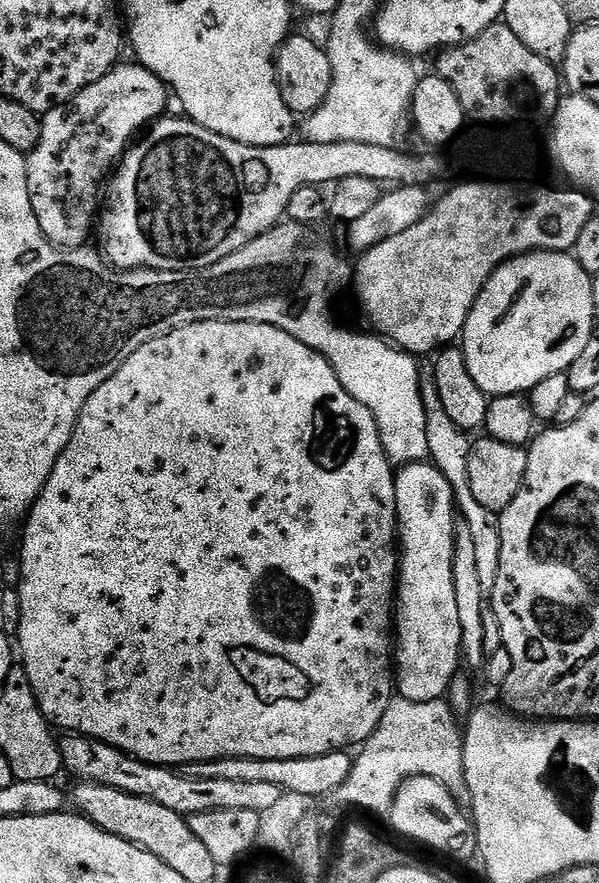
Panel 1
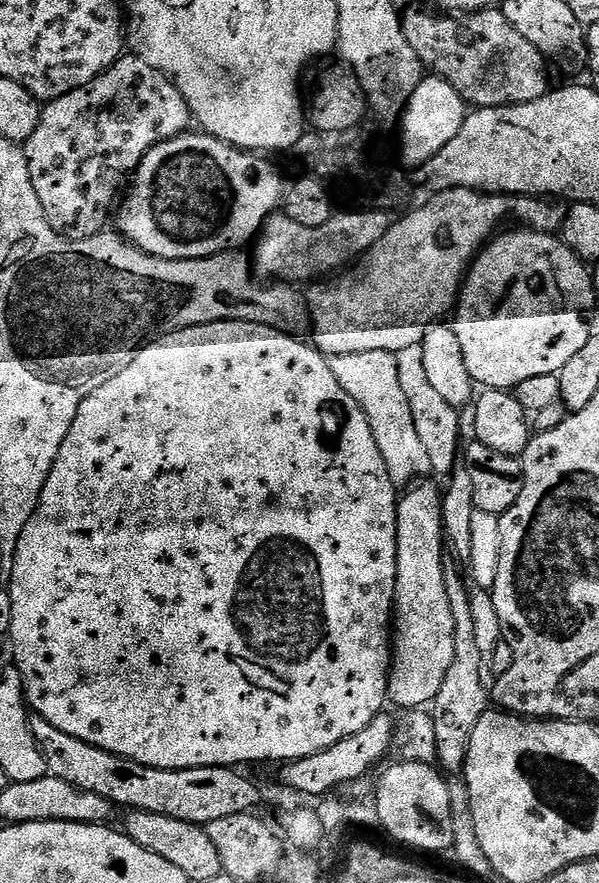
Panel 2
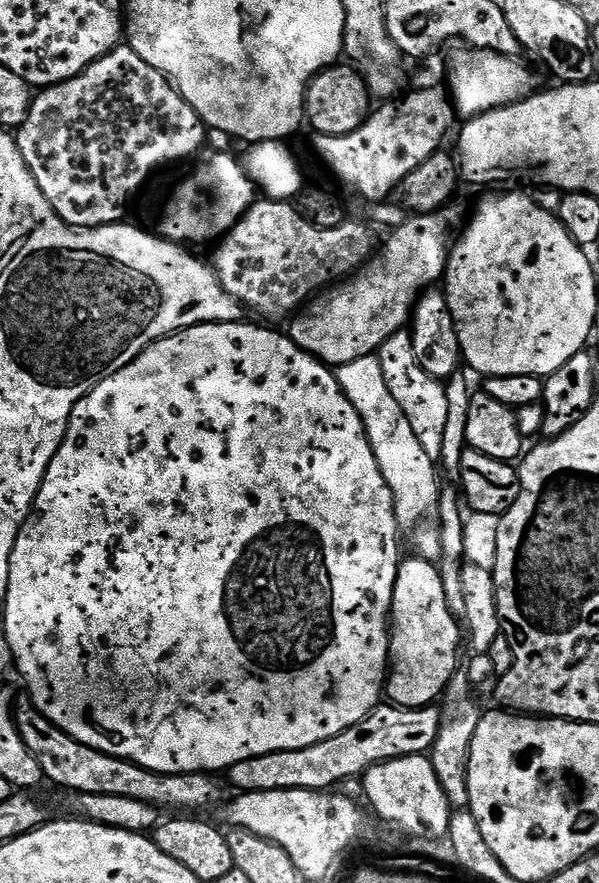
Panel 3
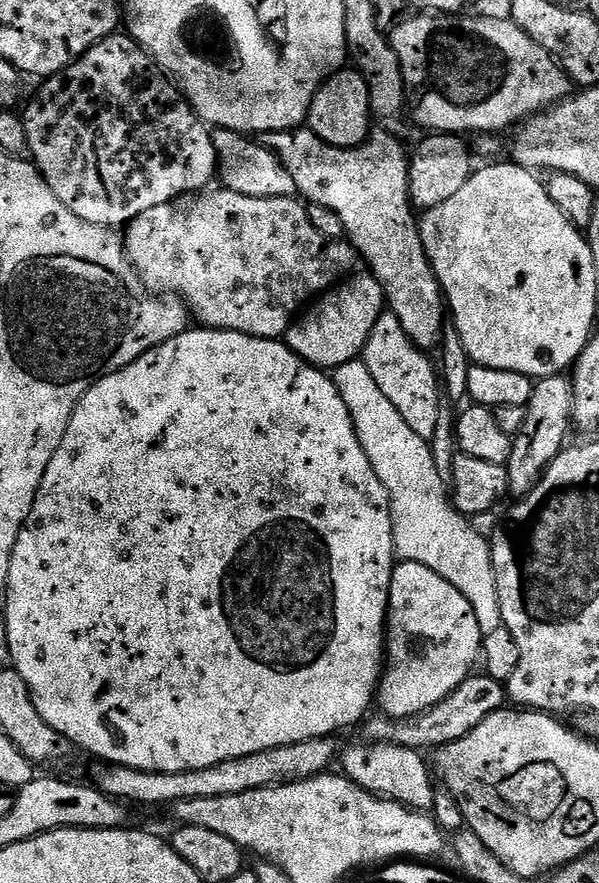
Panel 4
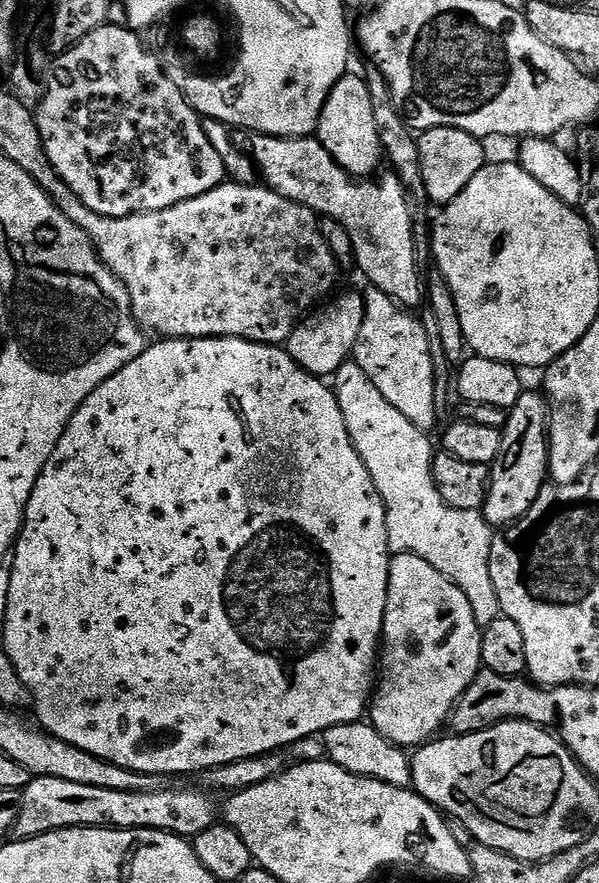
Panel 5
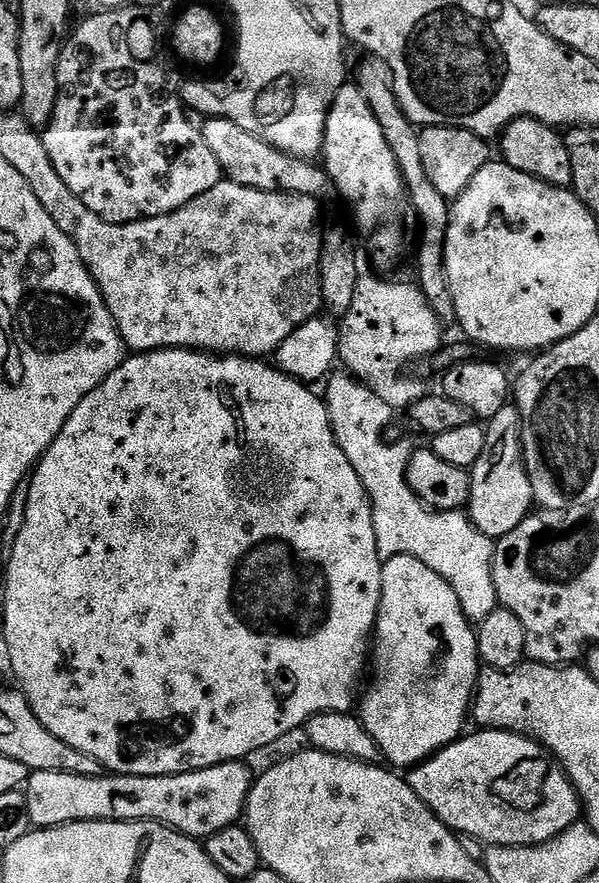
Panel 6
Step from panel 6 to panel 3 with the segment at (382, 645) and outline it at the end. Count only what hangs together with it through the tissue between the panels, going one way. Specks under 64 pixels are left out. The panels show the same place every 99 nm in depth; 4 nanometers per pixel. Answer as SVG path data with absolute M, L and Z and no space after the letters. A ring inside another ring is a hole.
M401 559L394 586L390 613L390 667L386 677L386 696L391 703L399 704L401 708L426 708L435 705L443 697L445 688L458 671L456 659L460 656L460 644L462 648L462 624L447 608L439 567L430 560L411 559Z

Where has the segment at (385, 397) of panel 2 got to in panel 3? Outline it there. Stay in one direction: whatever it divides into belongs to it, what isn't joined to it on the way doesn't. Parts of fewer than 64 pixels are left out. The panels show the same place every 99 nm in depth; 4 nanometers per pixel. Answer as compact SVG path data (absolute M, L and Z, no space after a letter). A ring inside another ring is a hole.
M379 355L341 364L335 369L335 374L337 382L344 387L346 398L350 398L354 410L358 410L362 418L366 438L374 450L374 458L378 458L382 478L386 478L386 486L390 486L397 525L403 531L405 528L412 532L412 544L419 559L439 561L442 539L439 538L440 526L436 519L442 480L436 477L438 464L430 458L430 454L426 454L426 450L422 450L410 421L406 419L406 414L402 414L402 406L394 402L390 389L386 387Z

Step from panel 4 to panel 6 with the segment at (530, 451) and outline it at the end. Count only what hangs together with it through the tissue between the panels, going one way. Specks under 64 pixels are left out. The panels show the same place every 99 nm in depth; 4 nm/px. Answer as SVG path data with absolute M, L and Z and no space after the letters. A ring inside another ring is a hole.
M515 403L502 406L486 424L486 450L482 458L470 469L472 490L468 499L466 514L472 525L482 534L499 538L510 534L534 508L532 486L528 477L528 467L524 464L524 451L520 437L520 411Z

